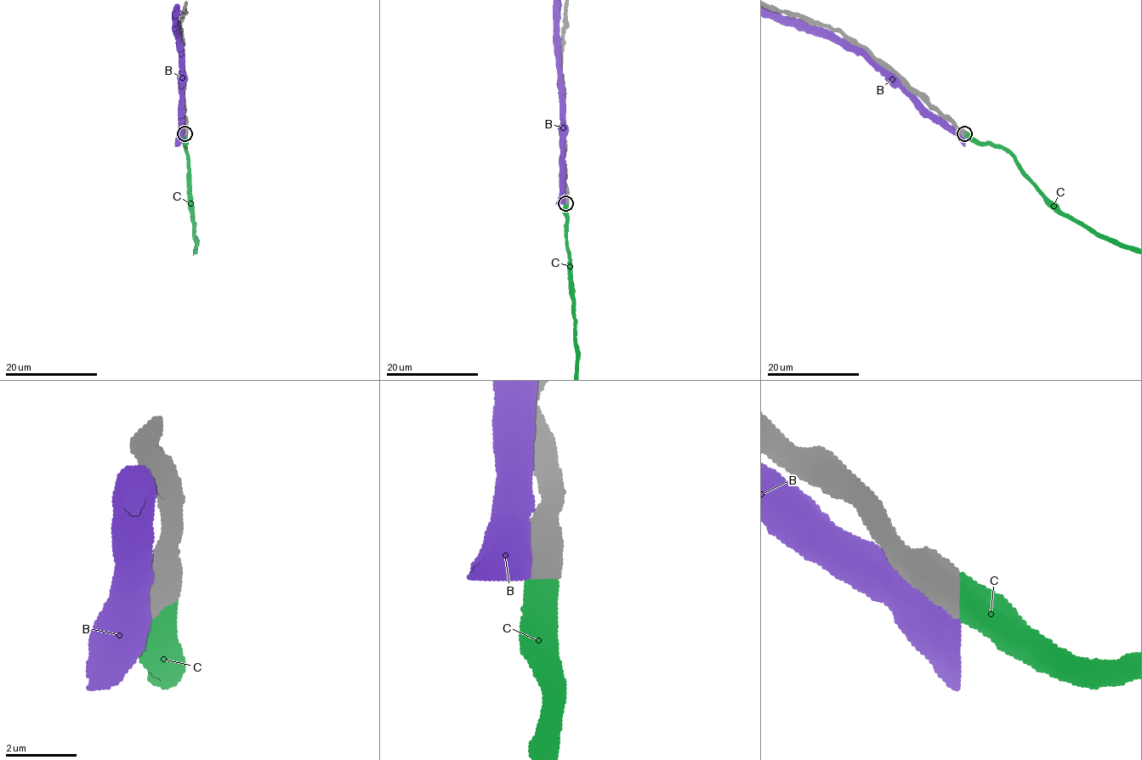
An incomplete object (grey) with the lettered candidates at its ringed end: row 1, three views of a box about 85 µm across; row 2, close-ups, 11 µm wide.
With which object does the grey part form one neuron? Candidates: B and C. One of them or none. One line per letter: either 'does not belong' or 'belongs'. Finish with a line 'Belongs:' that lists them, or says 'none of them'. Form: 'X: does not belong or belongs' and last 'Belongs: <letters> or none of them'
B: does not belong
C: belongs
Belongs: C

